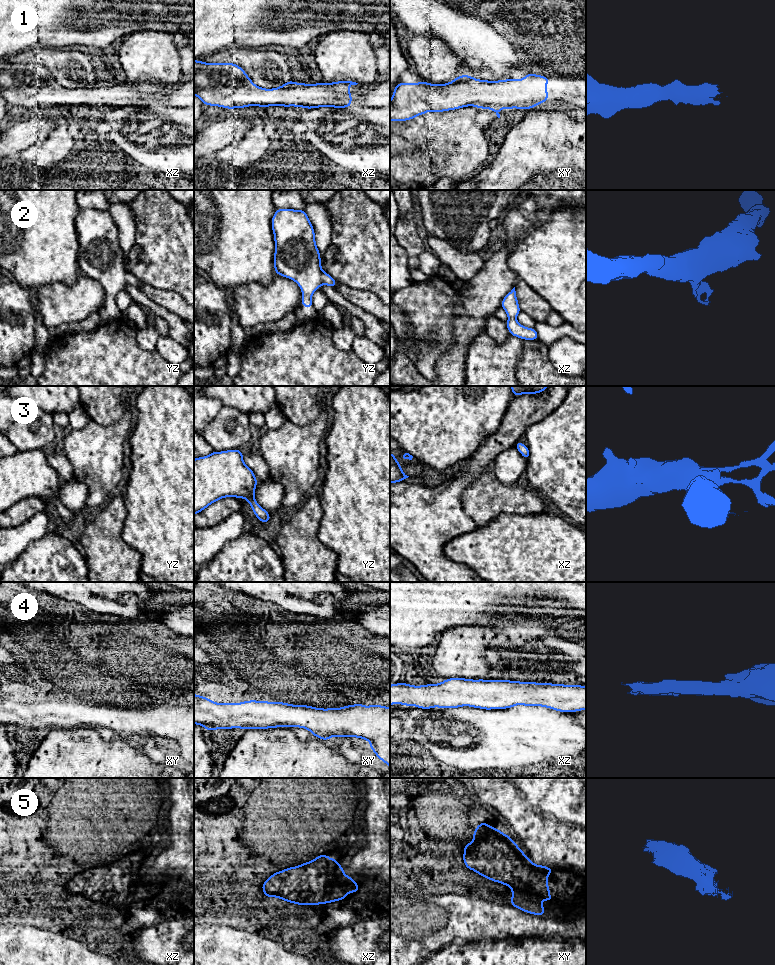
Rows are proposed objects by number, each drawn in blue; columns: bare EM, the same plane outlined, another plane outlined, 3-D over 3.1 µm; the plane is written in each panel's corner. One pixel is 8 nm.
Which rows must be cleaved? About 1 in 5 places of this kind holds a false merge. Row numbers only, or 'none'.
none

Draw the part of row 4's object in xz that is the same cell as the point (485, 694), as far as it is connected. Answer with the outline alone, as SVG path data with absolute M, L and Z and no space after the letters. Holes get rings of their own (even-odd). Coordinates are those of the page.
M465 678L420 686L401 682L390 685L390 705L396 703L421 709L467 705L491 710L524 705L576 712L586 710L586 686Z

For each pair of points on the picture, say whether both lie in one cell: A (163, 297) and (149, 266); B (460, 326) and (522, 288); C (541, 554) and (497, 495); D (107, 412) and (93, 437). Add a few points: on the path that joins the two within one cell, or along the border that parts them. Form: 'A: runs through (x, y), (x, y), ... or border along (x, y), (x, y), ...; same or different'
A: border along (141, 281), (157, 288), (174, 290), (181, 296); different
B: border along (519, 278), (514, 286); different
C: border along (533, 513), (515, 514), (501, 512), (489, 522); different
D: border along (121, 415), (107, 426), (91, 419); different

